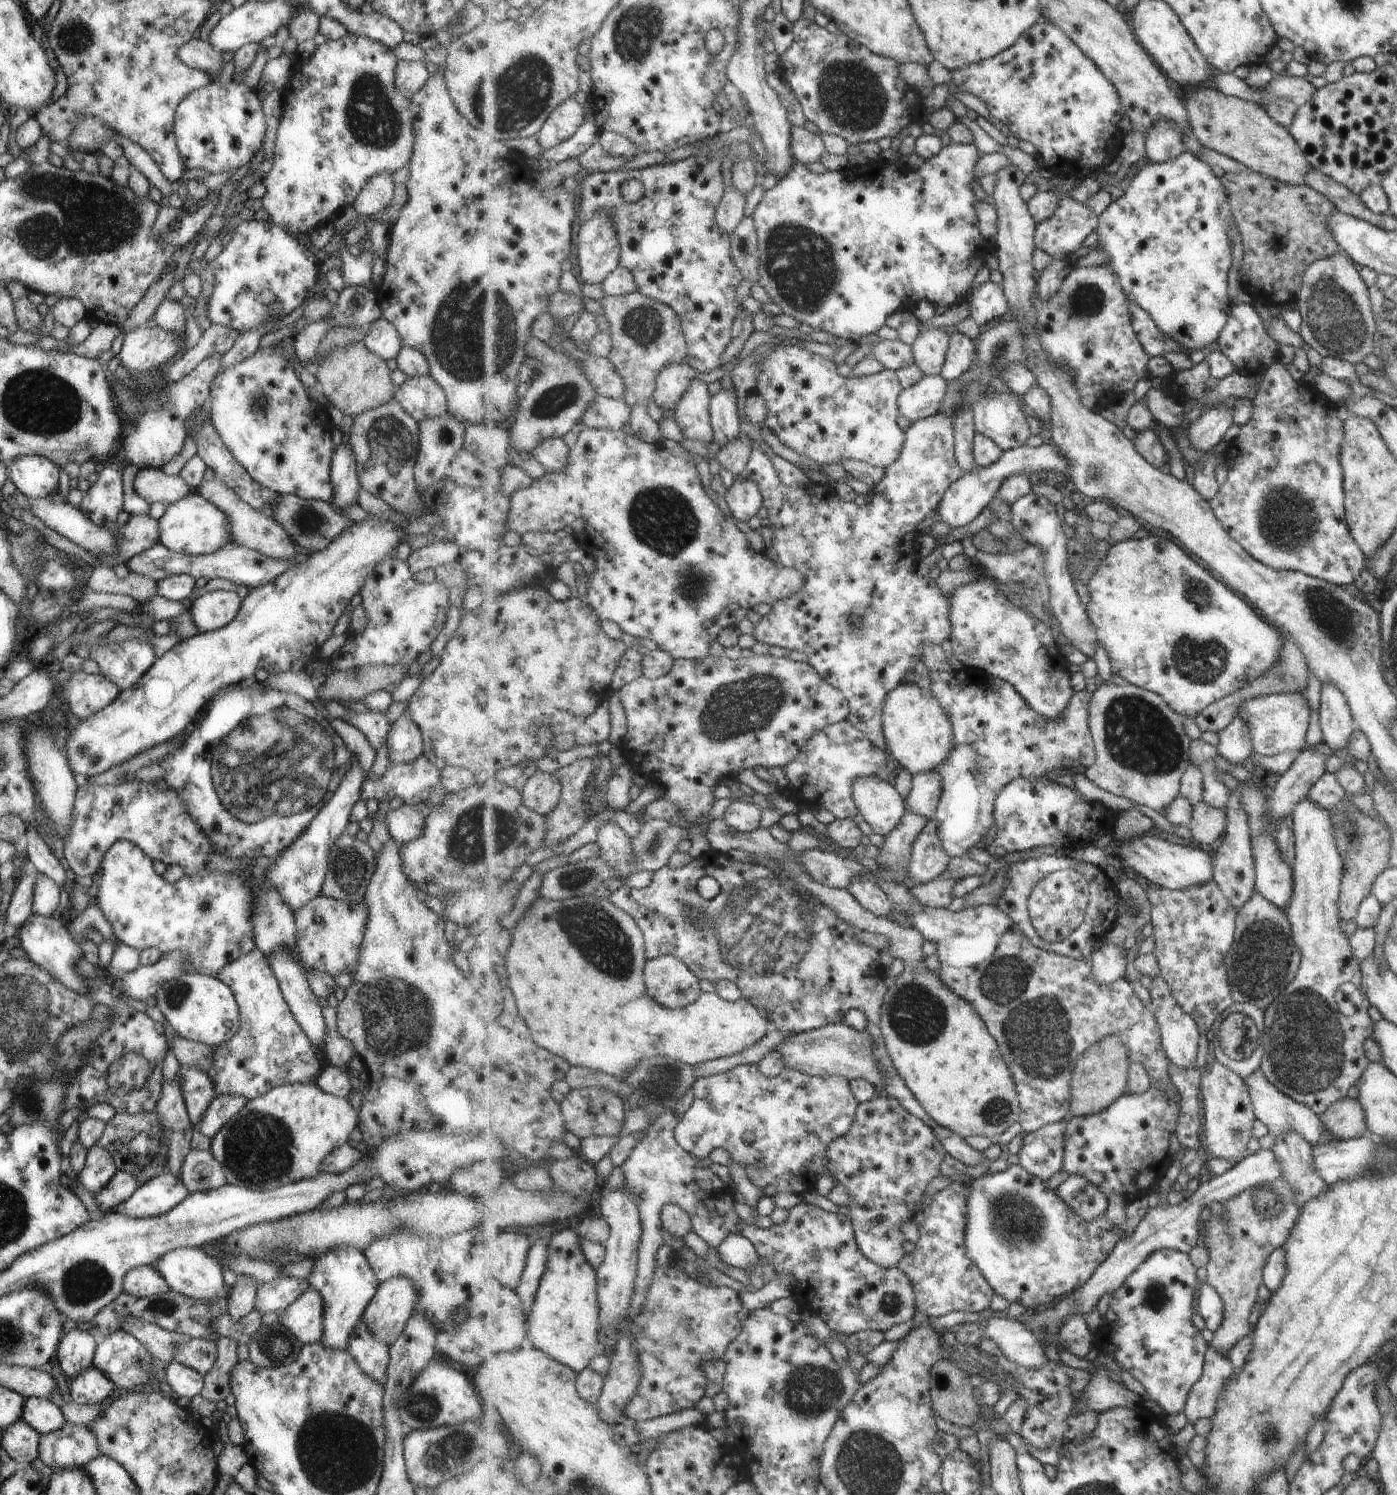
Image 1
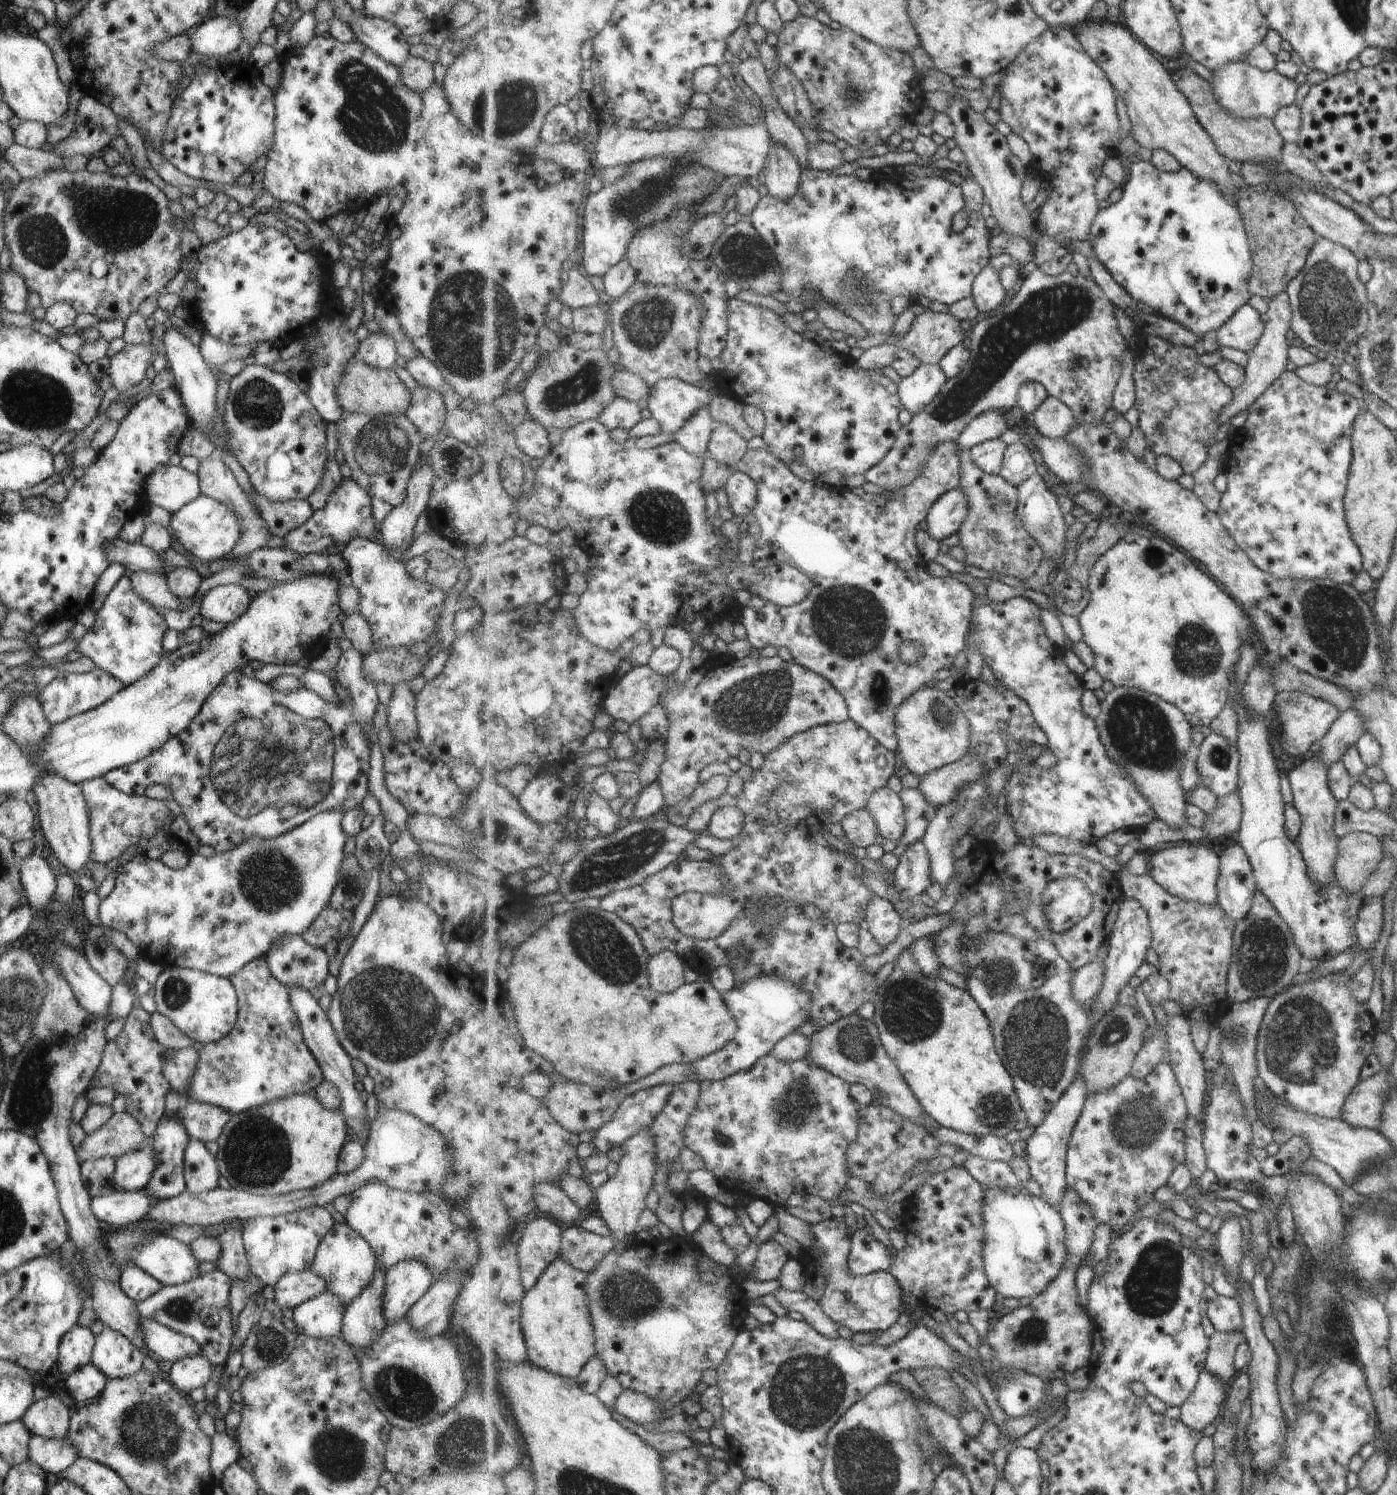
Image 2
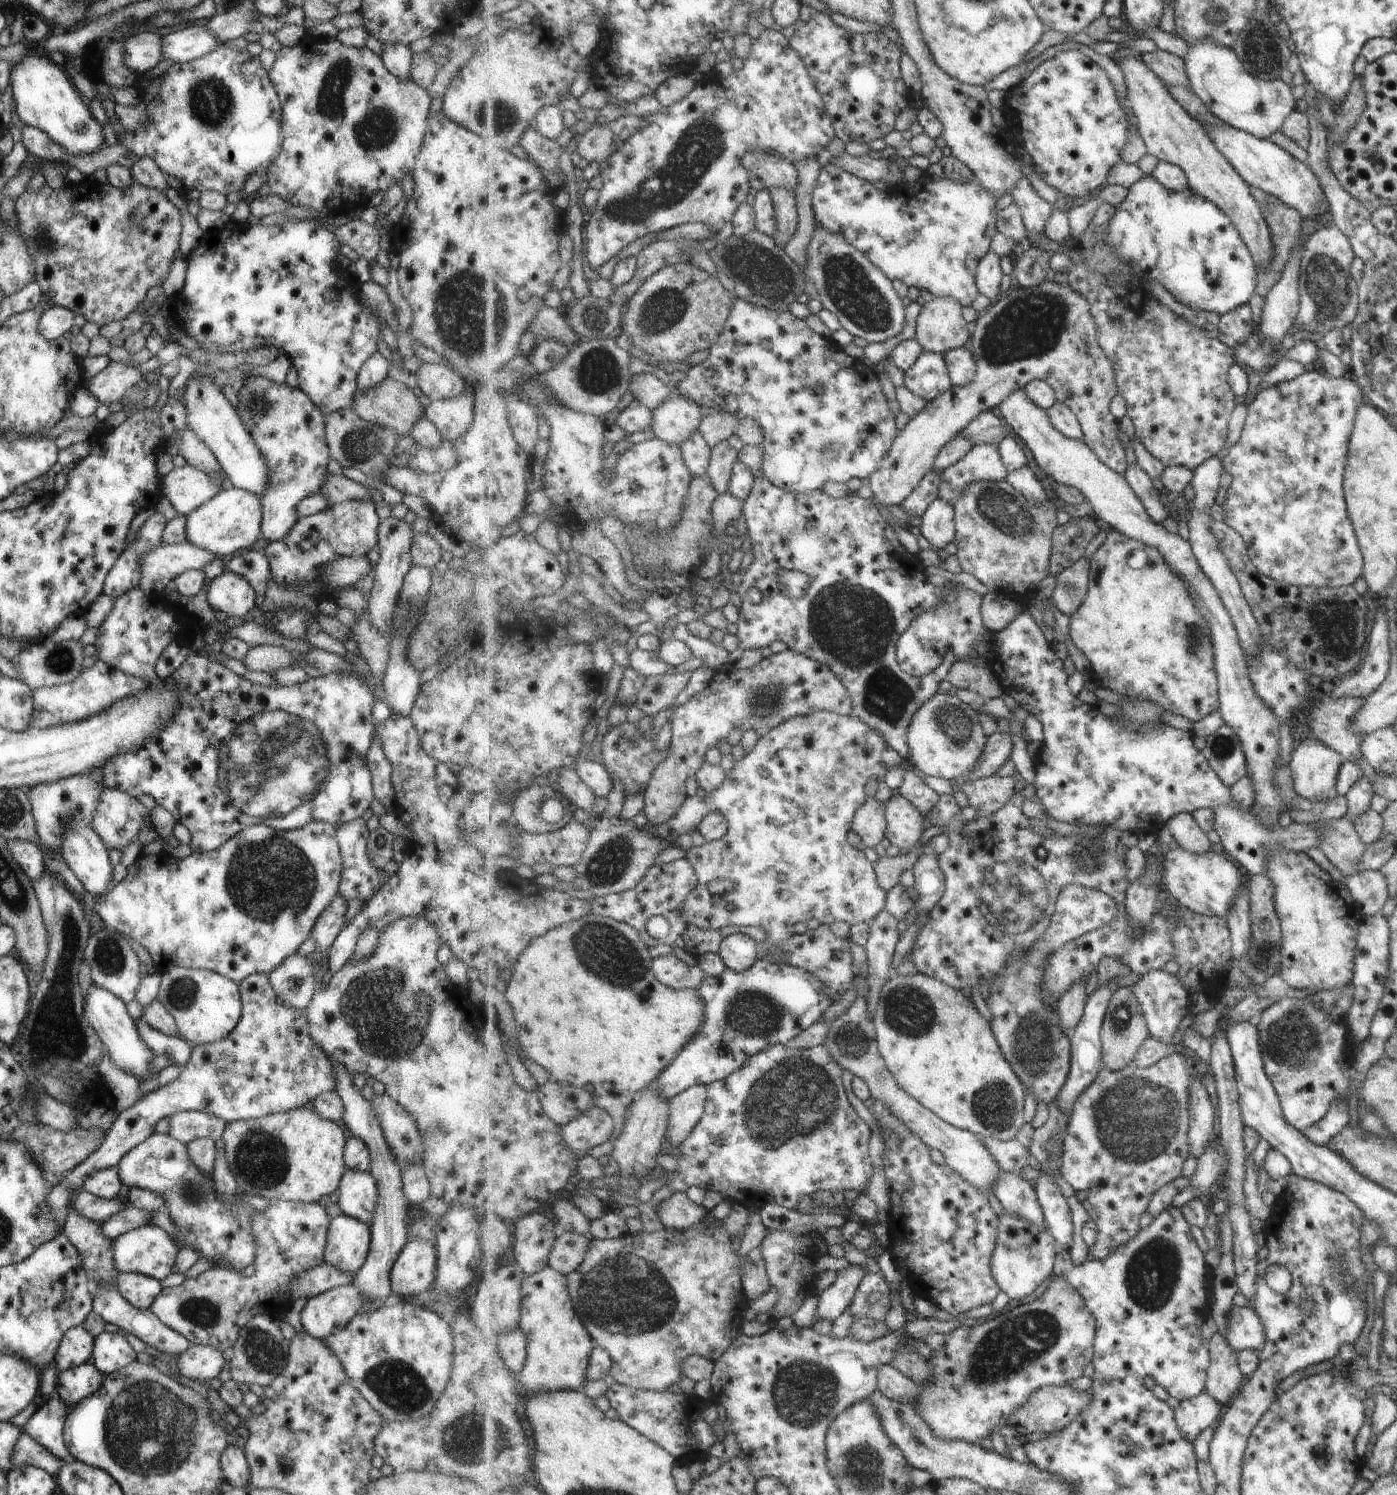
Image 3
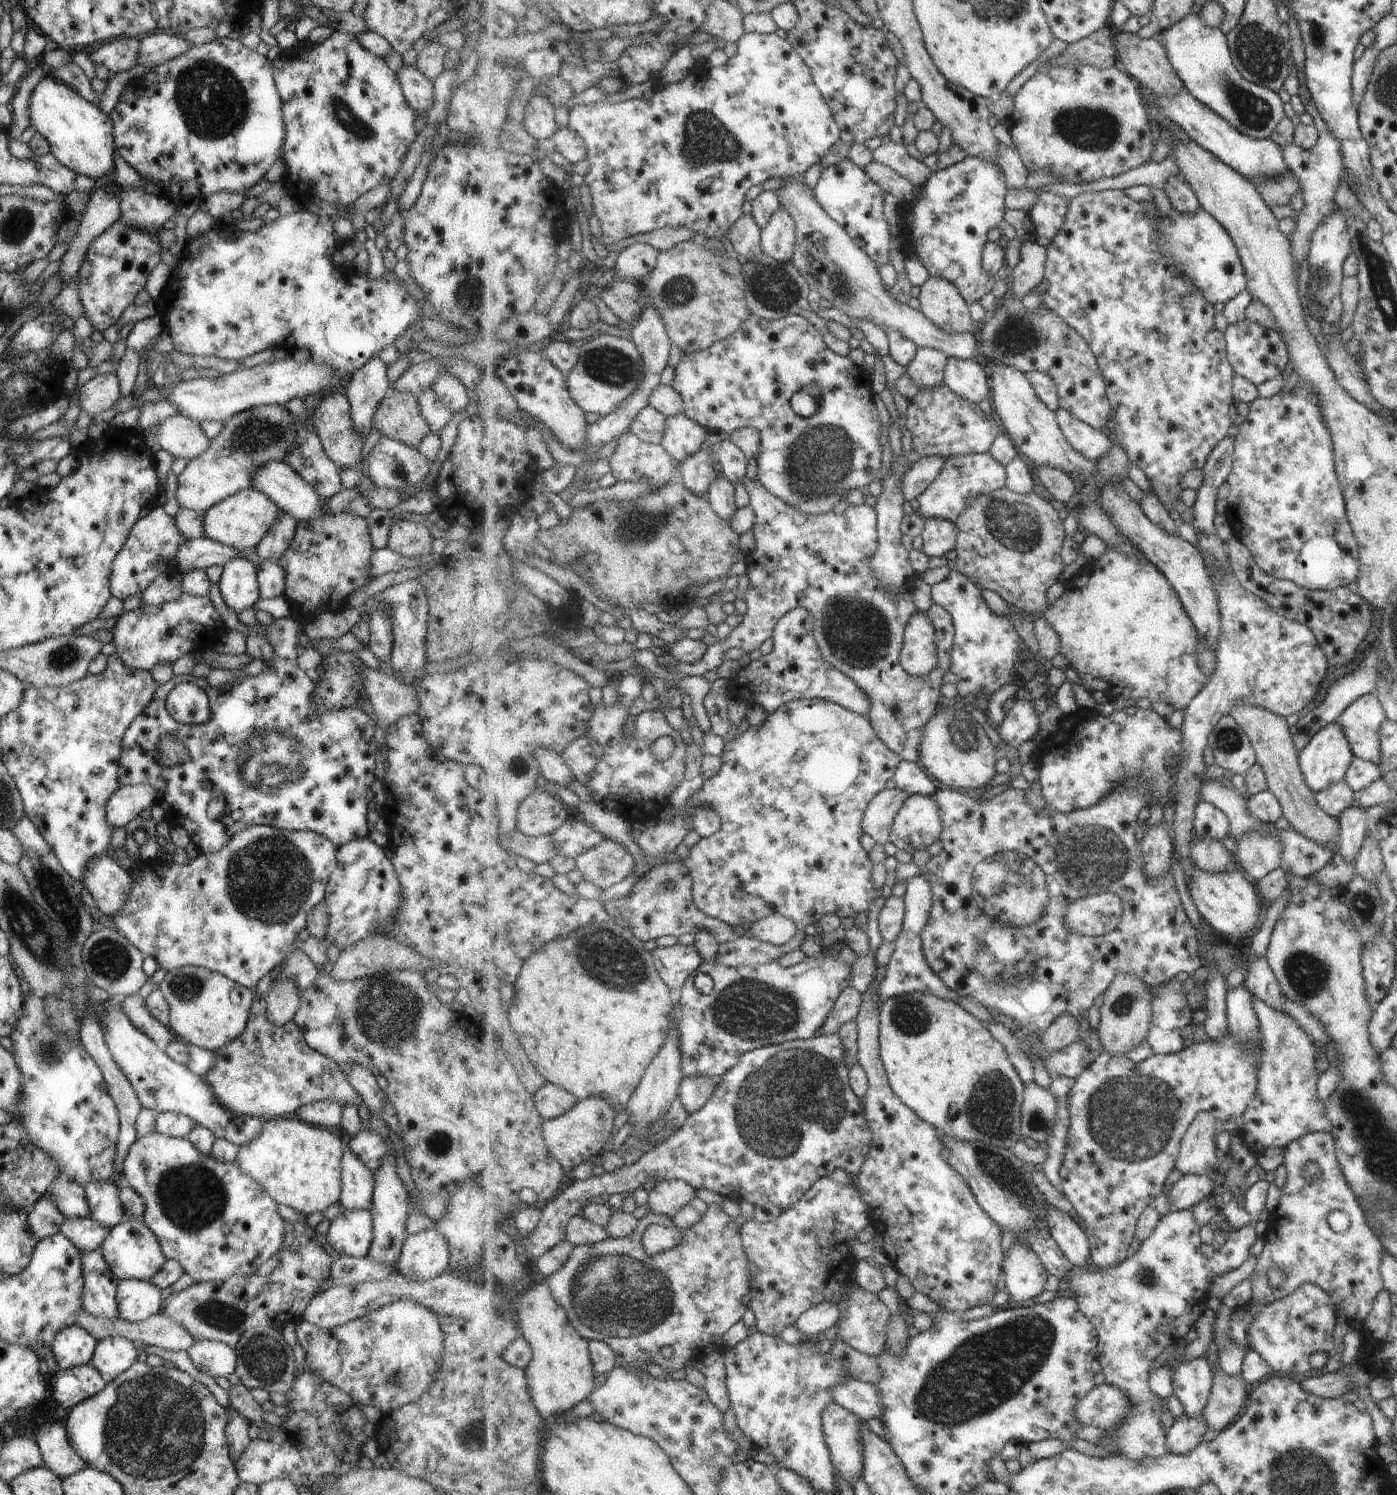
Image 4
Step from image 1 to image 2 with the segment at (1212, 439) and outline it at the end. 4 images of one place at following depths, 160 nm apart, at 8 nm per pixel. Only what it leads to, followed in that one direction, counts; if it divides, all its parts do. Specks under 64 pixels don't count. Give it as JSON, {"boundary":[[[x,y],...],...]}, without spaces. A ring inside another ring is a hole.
{"boundary":[[[1284,292],[1275,295],[1273,299],[1269,300],[1267,314],[1270,316],[1270,321],[1266,324],[1266,330],[1262,336],[1262,340],[1250,355],[1249,364],[1245,368],[1245,382],[1239,388],[1234,389],[1234,399],[1228,404],[1227,408],[1221,411],[1221,414],[1216,420],[1219,424],[1225,424],[1231,418],[1239,416],[1243,410],[1248,410],[1264,392],[1267,392],[1267,389],[1285,370],[1285,365],[1288,360],[1288,346],[1285,340],[1285,332],[1290,327],[1291,311],[1287,295]]]}

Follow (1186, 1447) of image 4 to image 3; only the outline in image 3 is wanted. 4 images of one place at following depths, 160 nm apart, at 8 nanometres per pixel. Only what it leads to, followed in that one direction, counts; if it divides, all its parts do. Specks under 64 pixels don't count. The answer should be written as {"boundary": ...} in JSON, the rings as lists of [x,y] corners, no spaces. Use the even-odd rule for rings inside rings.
{"boundary":[[[1207,1389],[1195,1398],[1180,1401],[1180,1405],[1174,1409],[1177,1424],[1184,1432],[1184,1437],[1189,1438],[1190,1441],[1195,1440],[1209,1426],[1215,1427],[1221,1420],[1224,1411],[1225,1408],[1223,1408],[1222,1404]]]}

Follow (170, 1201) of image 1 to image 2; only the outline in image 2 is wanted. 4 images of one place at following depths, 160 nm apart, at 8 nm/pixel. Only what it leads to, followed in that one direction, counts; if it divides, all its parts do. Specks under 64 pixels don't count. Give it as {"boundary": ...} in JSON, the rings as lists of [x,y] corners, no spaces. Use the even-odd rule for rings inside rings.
{"boundary":[[[144,1188],[134,1191],[113,1191],[96,1197],[90,1197],[90,1209],[95,1218],[100,1222],[106,1222],[111,1227],[121,1227],[123,1225],[134,1223],[144,1218],[148,1210],[157,1204],[160,1200],[148,1193]]]}

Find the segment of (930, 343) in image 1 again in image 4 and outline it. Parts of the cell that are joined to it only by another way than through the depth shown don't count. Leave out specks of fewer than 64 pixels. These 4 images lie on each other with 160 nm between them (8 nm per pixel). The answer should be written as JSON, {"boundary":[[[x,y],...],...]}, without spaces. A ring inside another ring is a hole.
{"boundary":[[[930,277],[923,286],[920,287],[919,297],[920,311],[927,316],[928,320],[941,328],[948,334],[969,333],[972,332],[975,322],[971,319],[969,305],[963,298],[960,290],[945,278]]]}

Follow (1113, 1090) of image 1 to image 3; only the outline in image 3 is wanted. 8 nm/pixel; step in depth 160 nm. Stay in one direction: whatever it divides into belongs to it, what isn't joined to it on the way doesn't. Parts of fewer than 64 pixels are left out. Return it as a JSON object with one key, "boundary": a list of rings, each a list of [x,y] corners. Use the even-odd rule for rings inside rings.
{"boundary":[[[1121,987],[1109,1003],[1102,1026],[1103,1062],[1110,1071],[1122,1071],[1133,1064],[1142,1044],[1149,1037],[1150,1028],[1143,1009],[1134,995],[1132,987]]]}

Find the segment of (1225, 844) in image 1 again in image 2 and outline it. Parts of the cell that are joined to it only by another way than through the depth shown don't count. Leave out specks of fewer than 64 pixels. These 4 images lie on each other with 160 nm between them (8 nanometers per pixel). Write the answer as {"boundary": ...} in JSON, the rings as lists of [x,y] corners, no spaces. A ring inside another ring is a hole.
{"boundary":[[[1235,843],[1221,850],[1218,902],[1236,922],[1249,916],[1258,891],[1256,876],[1245,849]]]}

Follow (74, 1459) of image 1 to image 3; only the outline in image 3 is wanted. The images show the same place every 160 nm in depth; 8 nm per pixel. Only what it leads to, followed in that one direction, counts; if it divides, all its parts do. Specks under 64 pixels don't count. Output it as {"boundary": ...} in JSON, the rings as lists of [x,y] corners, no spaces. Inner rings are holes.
{"boundary":[[[25,1431],[19,1435],[12,1452],[12,1469],[15,1465],[31,1465],[45,1470],[50,1475],[56,1473],[60,1466],[60,1460],[38,1445]]]}

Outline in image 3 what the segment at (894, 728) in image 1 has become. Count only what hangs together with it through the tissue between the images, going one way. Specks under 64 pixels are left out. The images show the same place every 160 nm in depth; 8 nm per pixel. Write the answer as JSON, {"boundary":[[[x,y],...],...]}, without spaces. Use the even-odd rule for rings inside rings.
{"boundary":[[[953,692],[937,693],[922,704],[913,715],[908,728],[907,742],[915,766],[927,776],[953,780],[970,773],[978,763],[988,736],[980,721],[979,711],[960,700]]]}

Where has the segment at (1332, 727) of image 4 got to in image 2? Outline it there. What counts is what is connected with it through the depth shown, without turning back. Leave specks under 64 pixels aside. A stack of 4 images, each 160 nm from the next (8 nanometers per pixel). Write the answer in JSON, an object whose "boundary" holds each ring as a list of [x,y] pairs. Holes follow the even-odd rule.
{"boundary":[[[1307,755],[1299,766],[1288,772],[1292,794],[1292,807],[1300,814],[1300,827],[1296,836],[1306,876],[1325,889],[1335,880],[1335,864],[1338,856],[1338,836],[1334,832],[1337,801],[1331,796],[1326,777],[1326,768],[1314,756]]]}

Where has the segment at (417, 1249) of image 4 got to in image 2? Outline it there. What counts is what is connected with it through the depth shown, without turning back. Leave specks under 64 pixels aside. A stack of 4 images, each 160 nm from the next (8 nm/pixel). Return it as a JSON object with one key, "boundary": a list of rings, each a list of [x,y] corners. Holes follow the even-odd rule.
{"boundary":[[[405,1259],[390,1266],[384,1274],[380,1307],[387,1323],[398,1321],[431,1286],[431,1273],[418,1260]]]}

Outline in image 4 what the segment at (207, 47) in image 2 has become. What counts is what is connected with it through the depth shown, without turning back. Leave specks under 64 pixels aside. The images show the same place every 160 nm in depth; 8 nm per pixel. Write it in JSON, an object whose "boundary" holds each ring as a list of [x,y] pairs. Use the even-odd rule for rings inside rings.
{"boundary":[[[165,32],[152,33],[140,40],[136,64],[154,66],[182,55],[192,44],[181,35],[165,34]]]}

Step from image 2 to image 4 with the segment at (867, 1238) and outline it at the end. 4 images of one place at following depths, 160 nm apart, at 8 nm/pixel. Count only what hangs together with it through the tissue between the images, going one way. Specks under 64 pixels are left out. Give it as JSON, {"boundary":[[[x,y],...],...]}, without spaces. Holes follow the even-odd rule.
{"boundary":[[[825,1301],[810,1308],[796,1322],[795,1326],[806,1340],[818,1340],[823,1332],[836,1326],[839,1320],[839,1308],[836,1302]]]}

